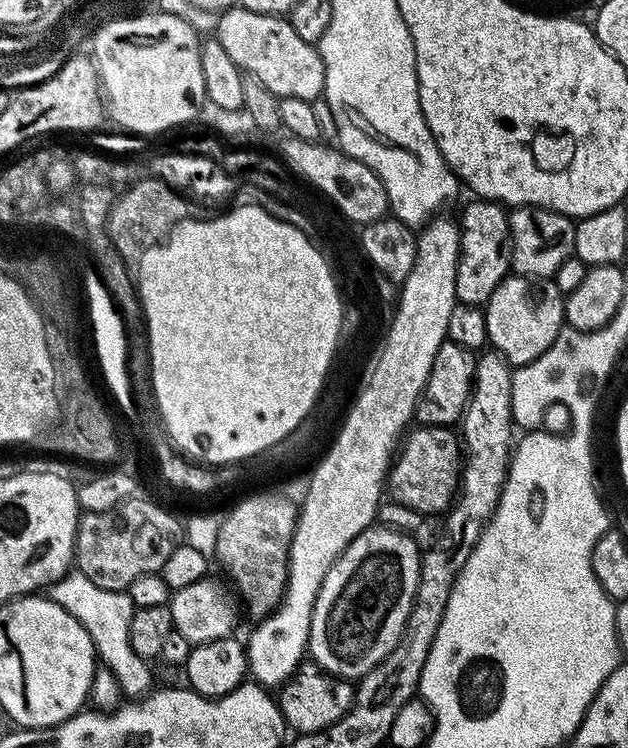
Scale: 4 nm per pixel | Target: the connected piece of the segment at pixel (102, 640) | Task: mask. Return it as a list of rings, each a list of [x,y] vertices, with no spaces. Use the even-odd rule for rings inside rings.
[[[74,568],[62,579],[49,585],[48,598],[77,618],[79,624],[87,630],[92,645],[95,646],[97,659],[103,667],[112,672],[119,684],[121,695],[136,700],[151,691],[151,665],[134,652],[129,638],[130,624],[136,607],[127,591],[104,590],[100,586],[95,586],[79,569]]]

